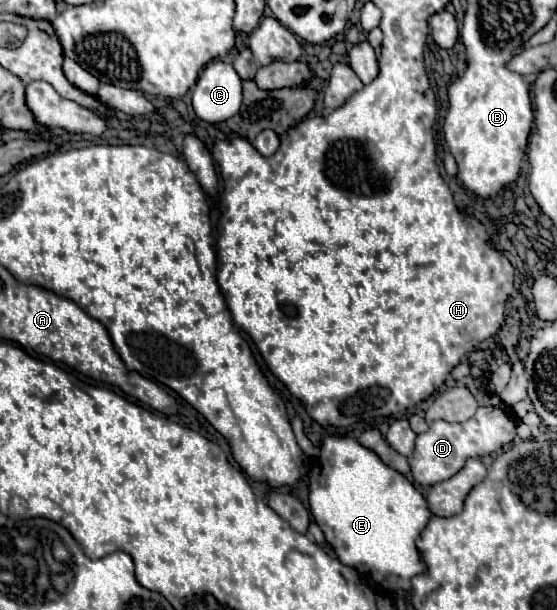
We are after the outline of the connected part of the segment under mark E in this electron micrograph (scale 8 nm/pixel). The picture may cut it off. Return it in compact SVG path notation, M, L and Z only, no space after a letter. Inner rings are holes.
M350 437L322 439L322 453L316 465L320 471L310 471L310 511L324 531L326 541L336 549L338 559L386 591L408 591L410 579L424 571L424 563L416 549L416 537L432 517L422 493L404 475L386 467L374 451Z

